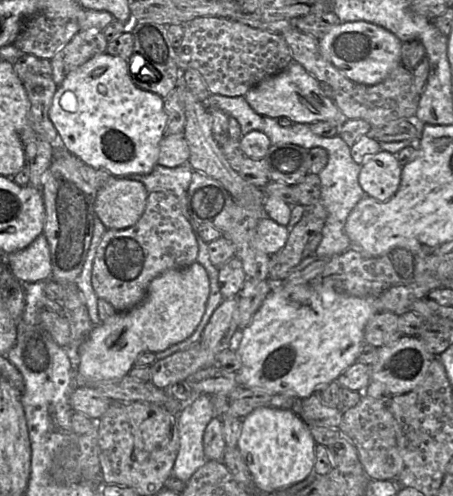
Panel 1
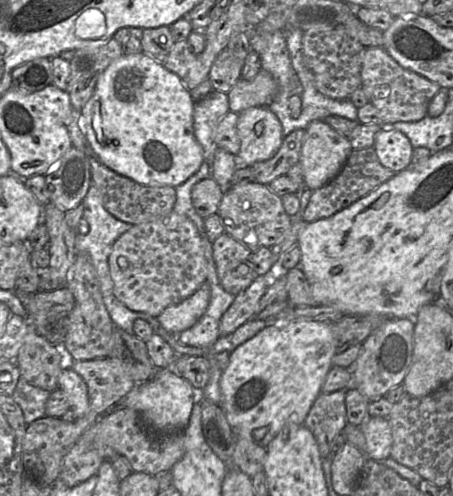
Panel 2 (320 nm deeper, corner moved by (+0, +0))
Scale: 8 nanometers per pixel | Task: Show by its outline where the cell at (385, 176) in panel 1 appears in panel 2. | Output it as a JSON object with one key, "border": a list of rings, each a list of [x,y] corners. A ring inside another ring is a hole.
{"border":[[[396,129],[380,130],[373,147],[380,163],[395,173],[401,172],[411,164],[414,147],[409,138]]]}

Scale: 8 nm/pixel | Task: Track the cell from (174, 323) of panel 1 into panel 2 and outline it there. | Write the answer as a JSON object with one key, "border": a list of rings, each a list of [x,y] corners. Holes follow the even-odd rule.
{"border":[[[207,280],[190,297],[165,308],[157,316],[161,326],[169,332],[182,332],[192,327],[206,311],[210,300]]]}

